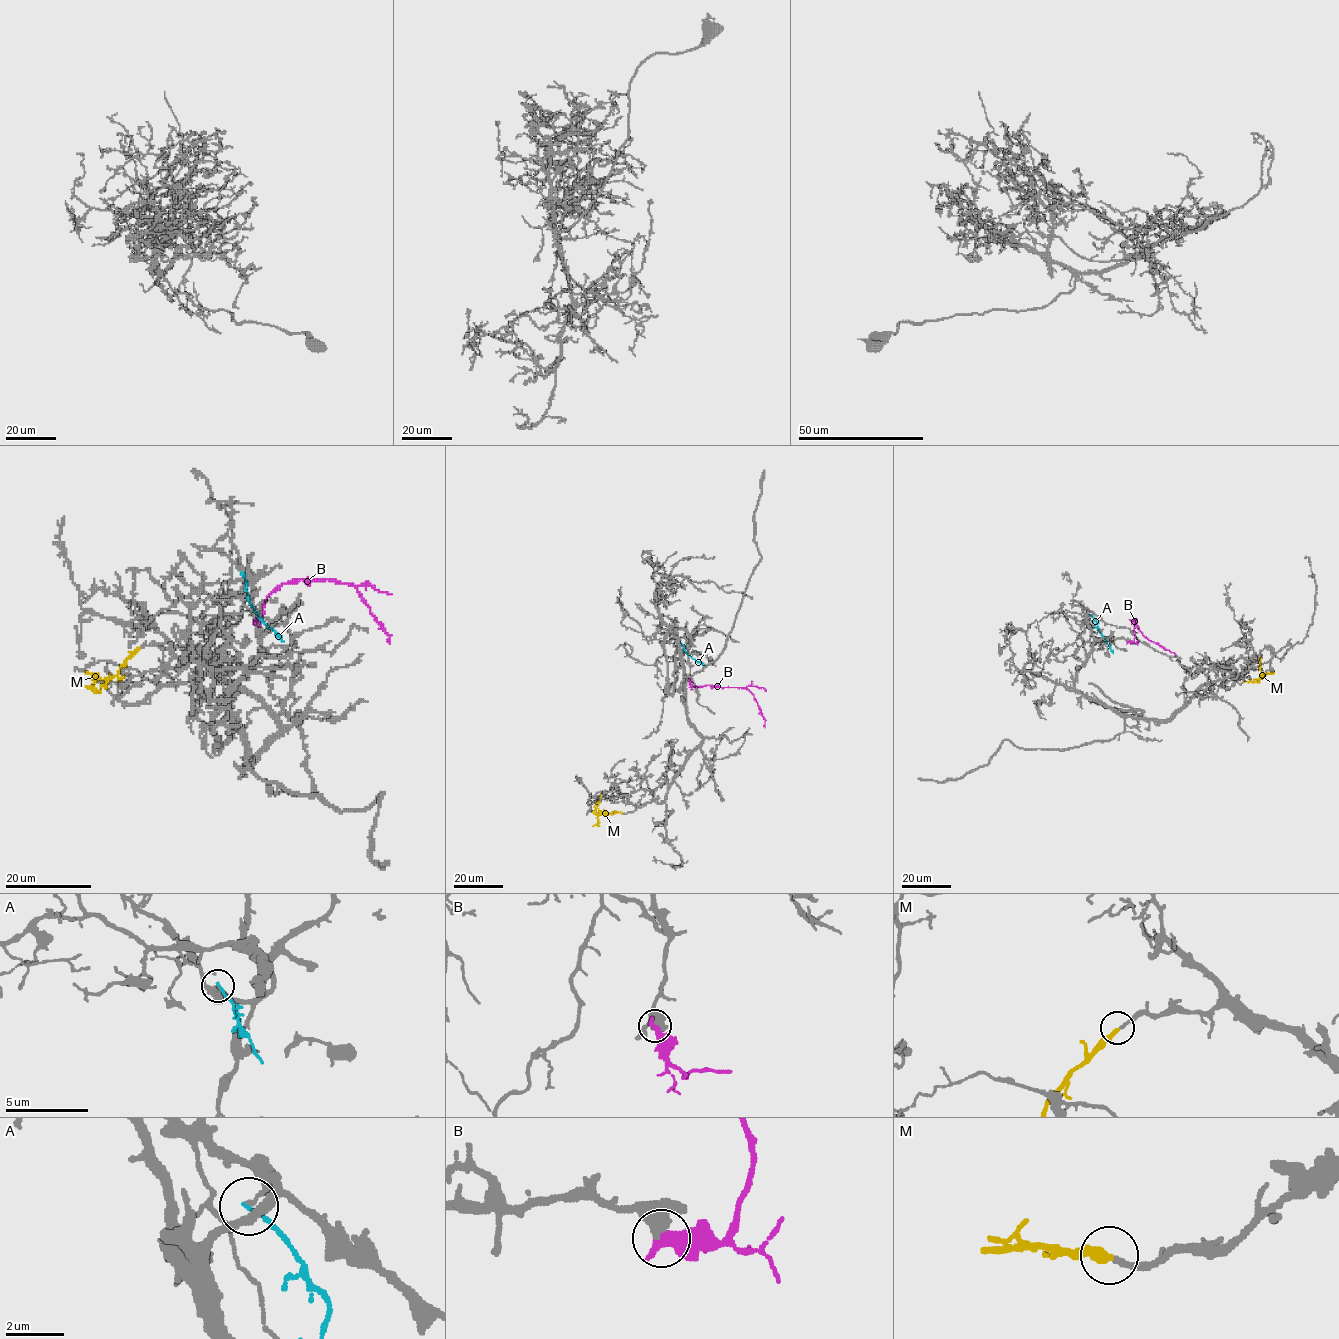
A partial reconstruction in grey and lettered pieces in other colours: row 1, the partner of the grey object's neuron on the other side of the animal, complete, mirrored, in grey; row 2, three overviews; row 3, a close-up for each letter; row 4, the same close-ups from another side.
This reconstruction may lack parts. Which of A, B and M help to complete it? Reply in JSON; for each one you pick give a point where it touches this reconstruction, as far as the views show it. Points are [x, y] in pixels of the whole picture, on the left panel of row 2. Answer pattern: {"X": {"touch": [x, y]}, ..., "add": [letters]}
{"M": {"touch": [138, 648]}, "add": ["M"]}

